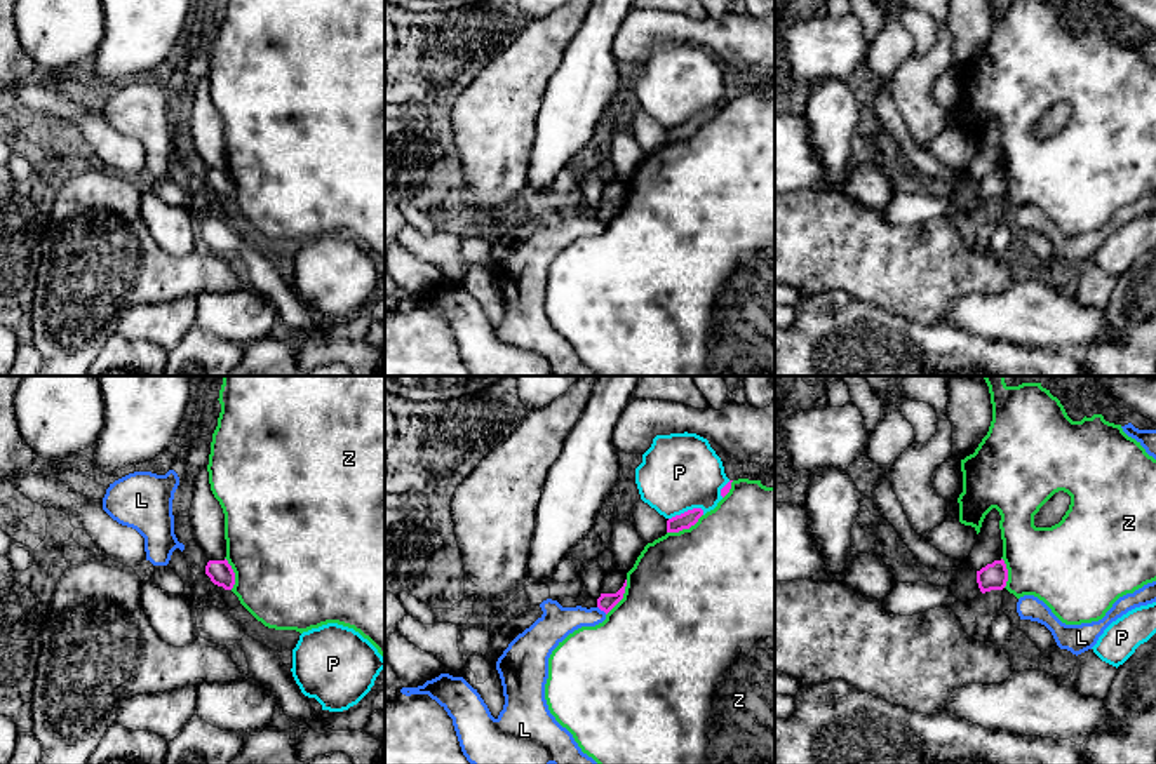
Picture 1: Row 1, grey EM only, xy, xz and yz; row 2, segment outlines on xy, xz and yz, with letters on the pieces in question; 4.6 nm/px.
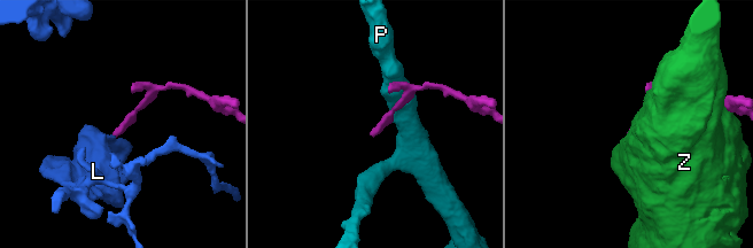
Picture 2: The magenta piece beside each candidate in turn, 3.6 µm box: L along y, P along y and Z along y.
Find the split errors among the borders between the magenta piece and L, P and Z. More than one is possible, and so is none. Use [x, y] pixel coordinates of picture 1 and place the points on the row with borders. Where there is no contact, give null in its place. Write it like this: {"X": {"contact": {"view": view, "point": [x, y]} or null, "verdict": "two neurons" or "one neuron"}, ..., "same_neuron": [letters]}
{"L": {"contact": {"view": "xz", "point": [603, 609]}, "verdict": "two neurons"}, "P": {"contact": {"view": "xz", "point": [688, 510]}, "verdict": "two neurons"}, "Z": {"contact": {"view": "xz", "point": [685, 528]}, "verdict": "two neurons"}, "same_neuron": []}

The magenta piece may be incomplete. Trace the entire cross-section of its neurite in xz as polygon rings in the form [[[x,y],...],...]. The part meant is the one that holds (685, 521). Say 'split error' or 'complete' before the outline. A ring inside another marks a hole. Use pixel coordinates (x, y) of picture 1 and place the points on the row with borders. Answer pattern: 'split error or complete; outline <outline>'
complete; outline [[[693,508],[681,515],[675,515],[667,520],[667,533],[679,533],[682,529],[689,529],[691,526],[698,522],[702,515],[703,515],[702,508]]]

